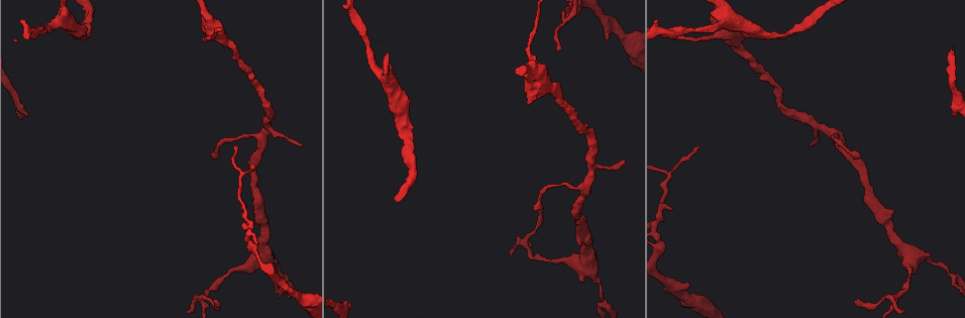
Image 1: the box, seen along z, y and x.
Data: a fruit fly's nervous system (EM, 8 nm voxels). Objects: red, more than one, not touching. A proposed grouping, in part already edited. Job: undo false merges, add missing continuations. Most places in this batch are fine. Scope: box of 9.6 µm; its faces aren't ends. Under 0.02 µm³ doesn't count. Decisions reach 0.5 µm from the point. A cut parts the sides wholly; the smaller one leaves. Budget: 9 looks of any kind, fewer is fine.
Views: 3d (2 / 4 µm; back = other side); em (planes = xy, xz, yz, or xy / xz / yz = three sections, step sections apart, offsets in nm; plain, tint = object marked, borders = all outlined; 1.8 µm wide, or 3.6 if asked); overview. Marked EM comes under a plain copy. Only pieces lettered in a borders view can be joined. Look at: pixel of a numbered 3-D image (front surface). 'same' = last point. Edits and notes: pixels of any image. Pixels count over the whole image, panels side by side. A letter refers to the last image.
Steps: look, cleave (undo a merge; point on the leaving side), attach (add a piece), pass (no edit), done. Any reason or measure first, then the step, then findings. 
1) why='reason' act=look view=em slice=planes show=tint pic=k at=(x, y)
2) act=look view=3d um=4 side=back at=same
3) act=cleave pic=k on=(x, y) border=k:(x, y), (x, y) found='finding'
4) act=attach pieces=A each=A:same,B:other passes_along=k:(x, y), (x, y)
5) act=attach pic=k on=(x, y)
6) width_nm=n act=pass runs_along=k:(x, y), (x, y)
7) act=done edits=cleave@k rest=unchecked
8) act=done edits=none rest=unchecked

why='free end' act=look view=3d um=2 pic=1 at=(608, 38)

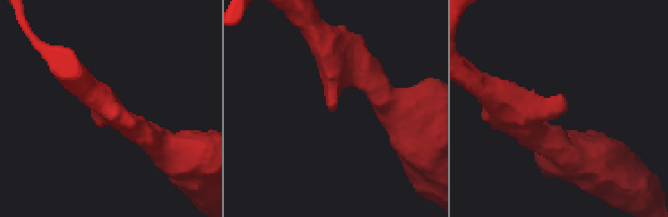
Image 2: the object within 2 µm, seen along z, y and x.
arm_widths_nm=260,300 why='need the tissue' act=look view=em slice=yz step=16 show=tint pic=2 at=(565, 105)

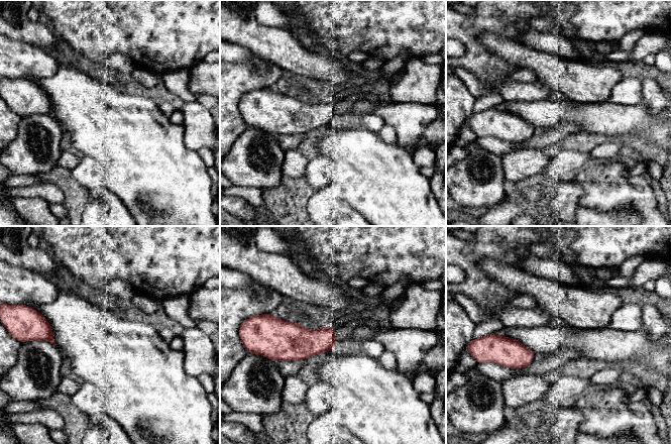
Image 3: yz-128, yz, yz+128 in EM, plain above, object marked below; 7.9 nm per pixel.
why='another direction' act=look view=em slice=planes show=borders at=same

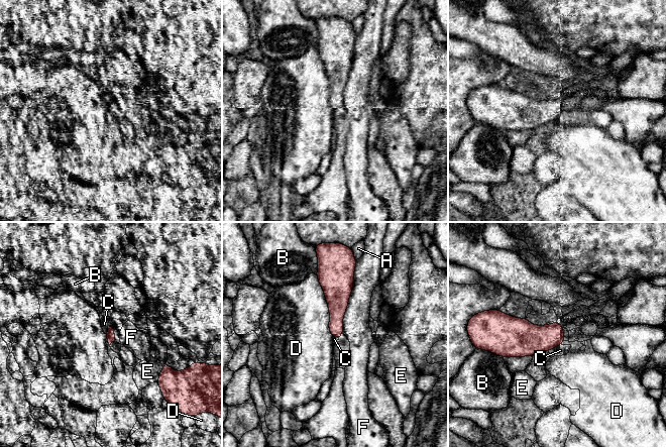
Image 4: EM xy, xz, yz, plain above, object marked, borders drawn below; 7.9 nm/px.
act=pass each=A:other,B:other,C:other,D:other,E:other,F:other border=4:(561, 344), (548, 350) found='none of them fits'

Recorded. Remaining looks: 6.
why='free end' act=look view=3d um=4 pic=1 at=(526, 102)

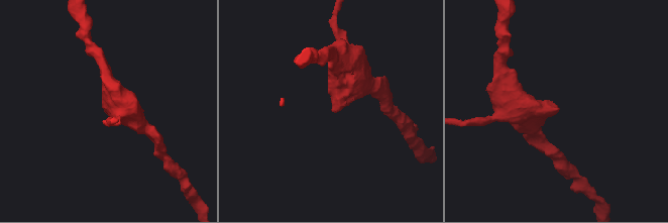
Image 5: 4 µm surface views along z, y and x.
why='need the tissue' act=look view=em slice=planes show=borders pic=5 at=(333, 111)

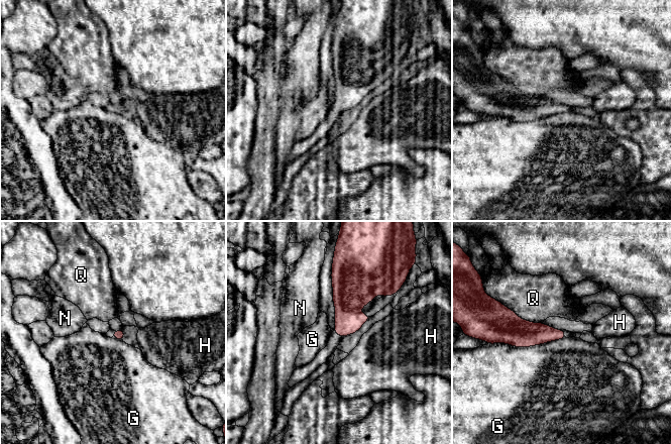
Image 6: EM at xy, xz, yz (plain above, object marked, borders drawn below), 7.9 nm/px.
act=pass each=G:other,H:other,N:other,Q:other border=6:(565, 337), (529, 346), (495, 343) found='no lettered piece goes on from it'

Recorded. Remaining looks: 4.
why='a fork' act=look view=3d um=4 pic=1 at=(726, 21)

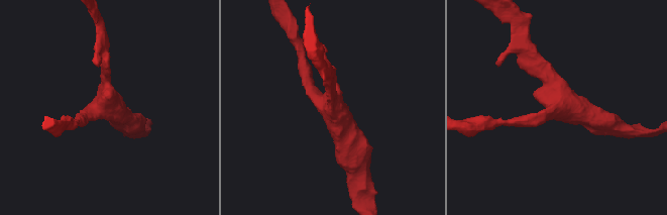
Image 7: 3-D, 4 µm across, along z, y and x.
arms=3 arm_widths_nm=160,200,360 why='now the EM' act=look view=em slice=planes show=tint pic=7 at=(107, 104)

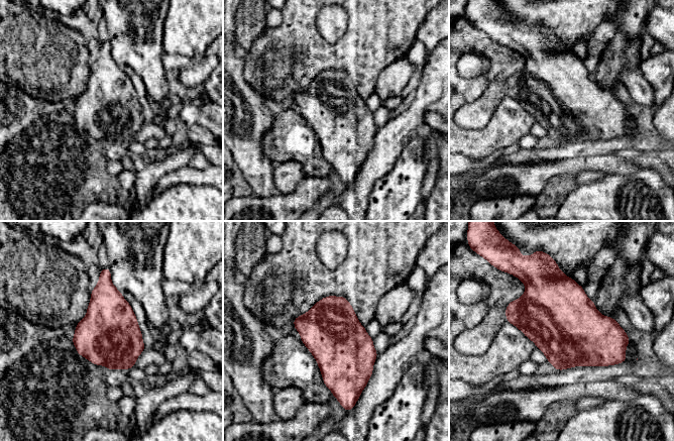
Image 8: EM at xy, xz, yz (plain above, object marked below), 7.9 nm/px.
why='see the neighbours' act=look view=em slice=planes show=borders at=same

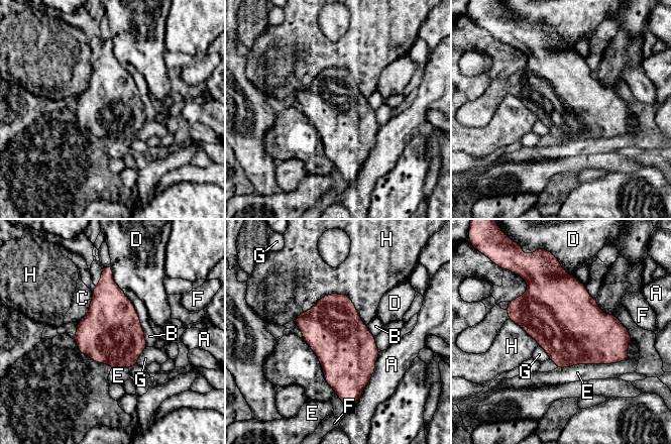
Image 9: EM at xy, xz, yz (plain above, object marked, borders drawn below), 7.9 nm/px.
longest_contact=E:650nm act=pass each=A:other,B:other,C:other,D:other,E:other,F:other,G:other,H:other border=9:(294, 319), (344, 294), (366, 325) found='one neuron here'

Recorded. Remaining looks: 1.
act=done edits=none rest=unchecked

